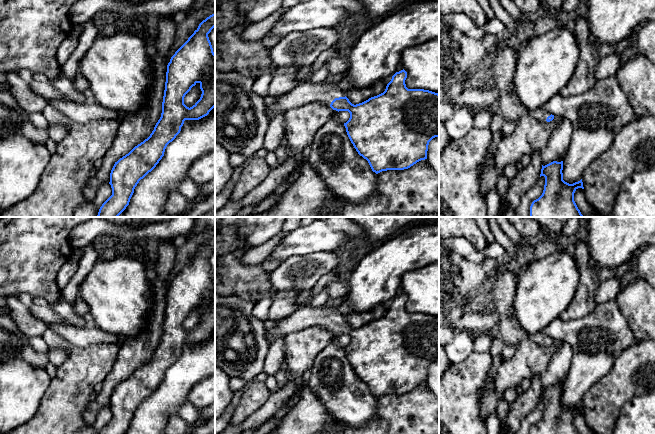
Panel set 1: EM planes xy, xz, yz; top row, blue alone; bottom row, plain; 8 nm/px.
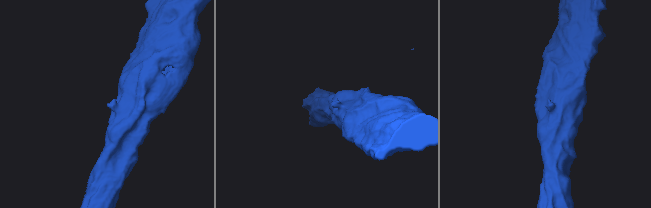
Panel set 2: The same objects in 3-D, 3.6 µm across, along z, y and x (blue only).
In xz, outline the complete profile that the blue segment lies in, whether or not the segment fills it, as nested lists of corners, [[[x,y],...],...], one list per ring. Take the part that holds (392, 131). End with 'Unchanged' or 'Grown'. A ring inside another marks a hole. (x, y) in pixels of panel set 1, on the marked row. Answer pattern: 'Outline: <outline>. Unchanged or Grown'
Outline: [[[404,69],[396,72],[383,93],[356,105],[349,101],[345,91],[340,88],[306,81],[292,90],[278,95],[274,104],[266,106],[266,113],[277,111],[284,114],[291,108],[314,101],[322,101],[338,112],[348,111],[350,118],[344,123],[347,135],[358,154],[368,161],[372,171],[378,174],[387,170],[404,170],[427,159],[429,142],[433,138],[439,137],[439,94],[424,89],[408,89],[405,84],[406,78],[407,72]]]. Grown

